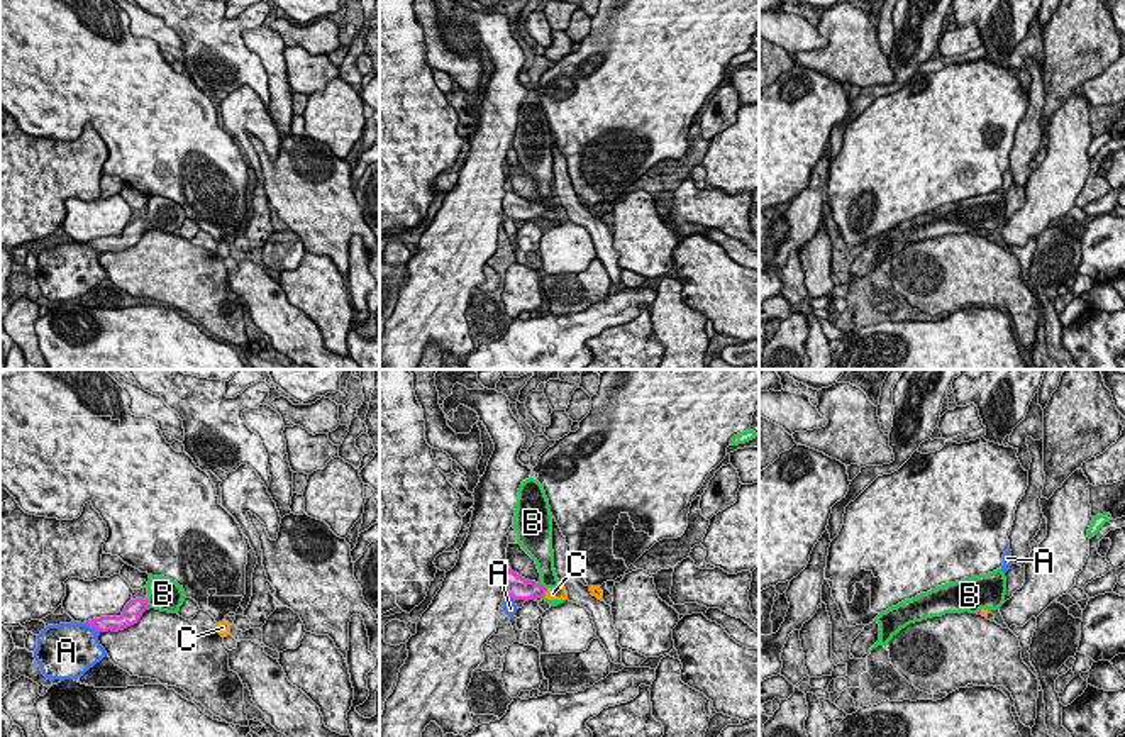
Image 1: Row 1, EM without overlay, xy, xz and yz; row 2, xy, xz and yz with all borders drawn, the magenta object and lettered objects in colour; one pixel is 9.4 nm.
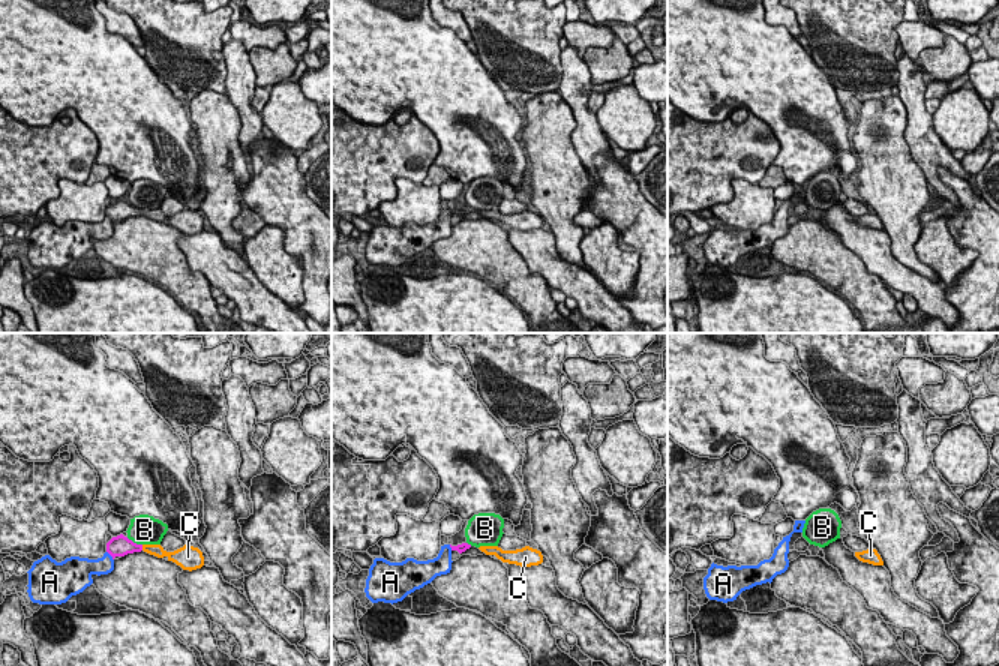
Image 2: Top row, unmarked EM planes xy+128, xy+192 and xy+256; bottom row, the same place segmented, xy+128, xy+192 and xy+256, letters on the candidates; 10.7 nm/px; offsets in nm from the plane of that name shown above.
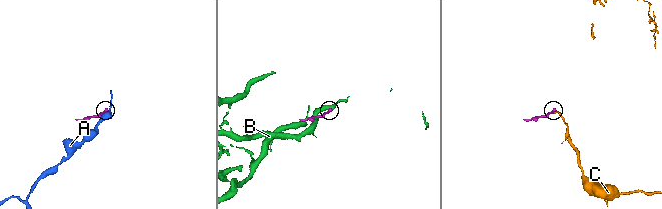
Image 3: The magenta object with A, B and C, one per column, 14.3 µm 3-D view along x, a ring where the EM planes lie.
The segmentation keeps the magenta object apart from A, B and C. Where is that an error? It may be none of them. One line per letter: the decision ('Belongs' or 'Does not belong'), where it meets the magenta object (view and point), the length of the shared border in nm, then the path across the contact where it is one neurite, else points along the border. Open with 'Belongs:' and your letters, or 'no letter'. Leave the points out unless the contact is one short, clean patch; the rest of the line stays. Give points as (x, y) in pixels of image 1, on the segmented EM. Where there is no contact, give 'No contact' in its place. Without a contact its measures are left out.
Belongs: C
A: Does not belong. Touches magenta at xy (92, 626). Shared border 190 nm
B: Does not belong. Touches magenta at xz (543, 587). Shared border 120 nm. Boundary: xz (537, 583), (546, 590)
C: Belongs. Touches magenta at xz (544, 593). Shared border 80 nm. Path across: xz (519, 588), (544, 593), (553, 593)

